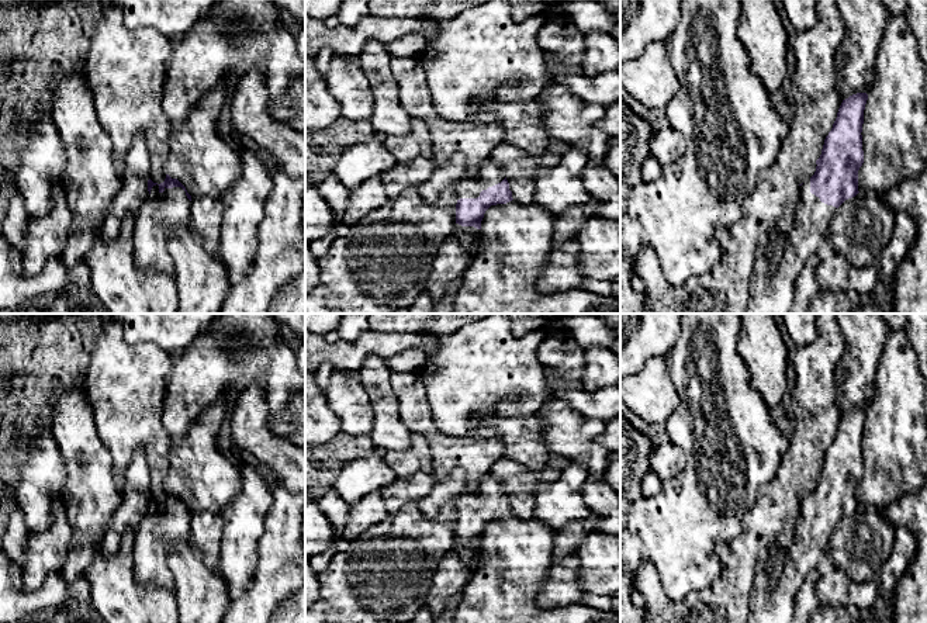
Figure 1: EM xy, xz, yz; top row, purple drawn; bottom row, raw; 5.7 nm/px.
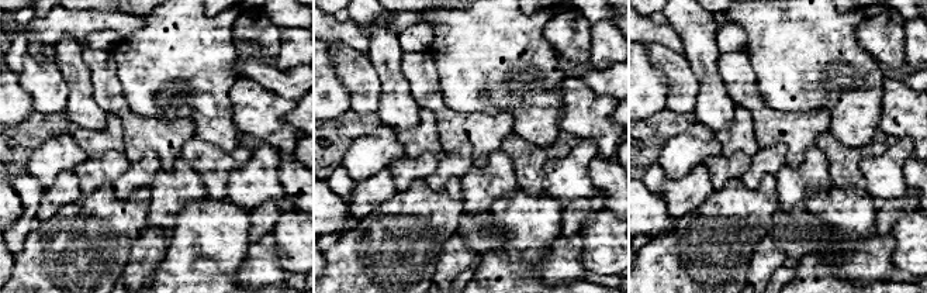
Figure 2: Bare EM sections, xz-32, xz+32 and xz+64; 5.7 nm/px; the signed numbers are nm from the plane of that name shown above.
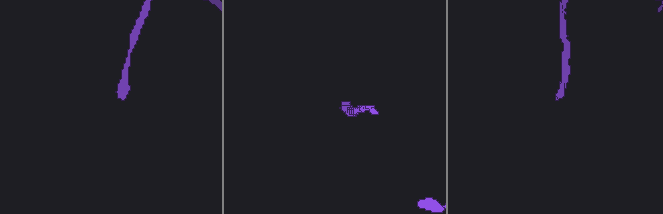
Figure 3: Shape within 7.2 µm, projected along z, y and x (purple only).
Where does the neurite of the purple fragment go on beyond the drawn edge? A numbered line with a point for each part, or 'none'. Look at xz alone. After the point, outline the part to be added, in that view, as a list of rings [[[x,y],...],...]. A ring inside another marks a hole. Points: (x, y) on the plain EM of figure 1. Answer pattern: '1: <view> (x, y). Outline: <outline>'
1: xz (488, 490). Outline: [[[490,474],[485,475],[474,492],[467,491],[456,499],[454,508],[457,515],[480,512],[482,505],[501,498],[504,489],[505,487],[499,481],[494,480]]]

